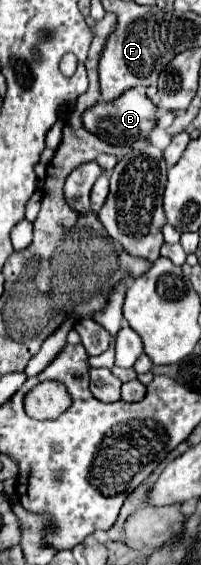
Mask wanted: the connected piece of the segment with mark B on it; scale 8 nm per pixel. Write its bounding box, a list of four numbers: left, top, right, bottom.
[82,89,156,145]

